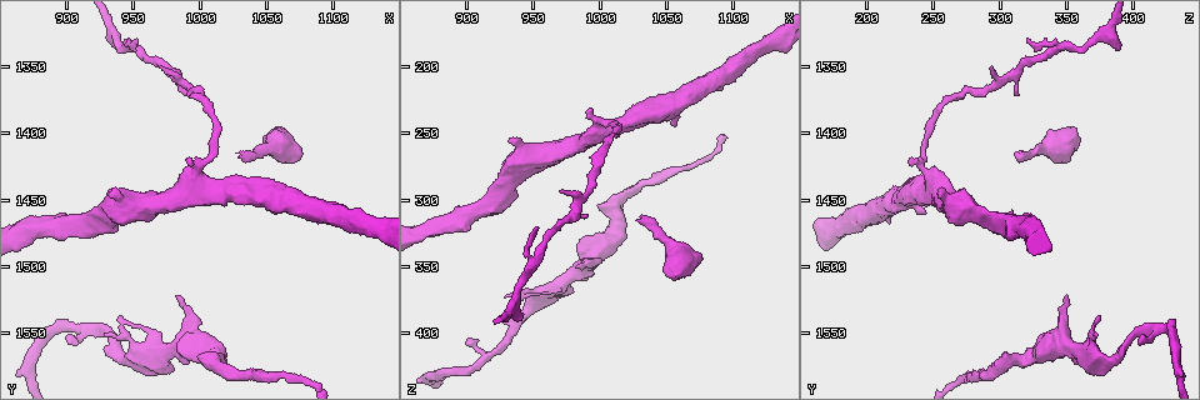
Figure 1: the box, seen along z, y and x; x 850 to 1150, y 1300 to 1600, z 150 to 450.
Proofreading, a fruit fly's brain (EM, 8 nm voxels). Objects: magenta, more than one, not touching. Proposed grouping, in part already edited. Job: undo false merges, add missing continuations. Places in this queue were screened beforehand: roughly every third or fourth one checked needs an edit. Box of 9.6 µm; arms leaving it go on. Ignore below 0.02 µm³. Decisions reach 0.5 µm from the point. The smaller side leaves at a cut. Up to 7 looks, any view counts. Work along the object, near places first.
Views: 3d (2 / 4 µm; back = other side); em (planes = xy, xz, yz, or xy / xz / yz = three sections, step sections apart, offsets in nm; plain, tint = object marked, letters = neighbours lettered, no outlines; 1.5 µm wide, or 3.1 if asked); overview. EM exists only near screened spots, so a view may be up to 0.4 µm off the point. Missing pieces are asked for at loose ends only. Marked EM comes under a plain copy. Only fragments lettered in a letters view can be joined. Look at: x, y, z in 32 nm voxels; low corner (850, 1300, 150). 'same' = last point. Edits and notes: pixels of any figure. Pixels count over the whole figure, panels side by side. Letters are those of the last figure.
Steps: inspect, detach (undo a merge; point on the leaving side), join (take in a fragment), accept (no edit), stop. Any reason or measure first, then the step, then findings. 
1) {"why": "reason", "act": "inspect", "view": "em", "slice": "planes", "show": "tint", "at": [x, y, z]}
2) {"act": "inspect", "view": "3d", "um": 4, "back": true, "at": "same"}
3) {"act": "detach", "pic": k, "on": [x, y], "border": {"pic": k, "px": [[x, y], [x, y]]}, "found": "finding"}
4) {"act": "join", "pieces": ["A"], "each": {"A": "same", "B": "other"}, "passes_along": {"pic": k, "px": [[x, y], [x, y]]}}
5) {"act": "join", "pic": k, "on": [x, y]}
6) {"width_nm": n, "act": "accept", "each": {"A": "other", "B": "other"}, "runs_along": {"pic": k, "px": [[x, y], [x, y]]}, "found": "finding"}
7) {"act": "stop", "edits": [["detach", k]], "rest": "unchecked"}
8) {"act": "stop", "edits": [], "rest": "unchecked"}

{"why": "an open end", "act": "inspect", "view": "em", "slice": "planes", "show": "letters", "at": [902, 1558, 404]}

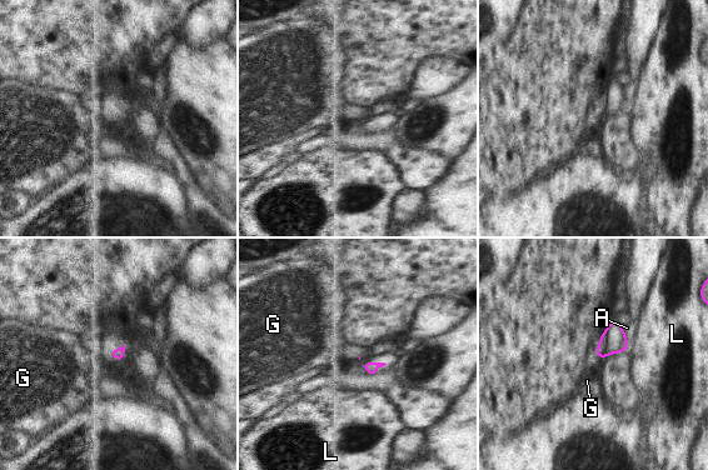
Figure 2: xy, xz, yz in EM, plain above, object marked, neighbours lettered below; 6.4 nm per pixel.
{"act": "accept", "each": {"A": "other", "G": "other", "L": "other"}, "border": {"pic": 2, "px": [[111, 351], [114, 356]]}, "found": "no lettered fragment goes on from it"}

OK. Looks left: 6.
{"why": "free end", "act": "inspect", "view": "em", "slice": "planes", "show": "letters", "at": [1032, 1412, 318]}

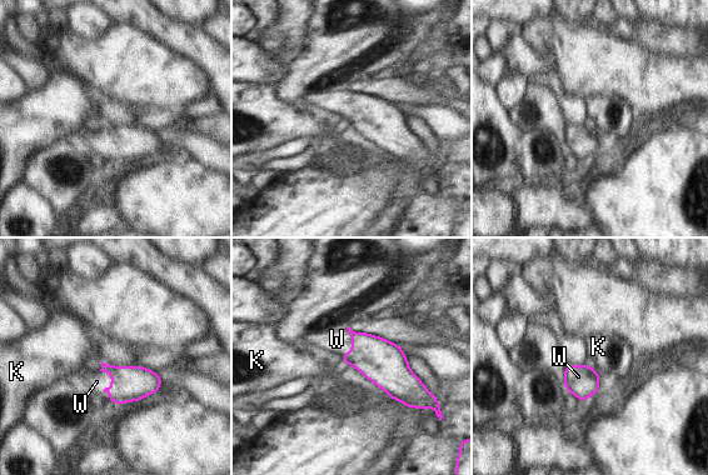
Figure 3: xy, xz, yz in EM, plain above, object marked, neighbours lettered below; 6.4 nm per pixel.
{"longest_contact_nm": ["W", 190], "act": "join", "pieces": ["W"], "each": {"K": "other", "W": "same"}, "passes_along": {"pic": 3, "px": [[129, 383], [113, 384], [96, 381]]}, "found": "the cell continues"}

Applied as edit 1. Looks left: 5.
{"act": "inspect", "view": "overview"}

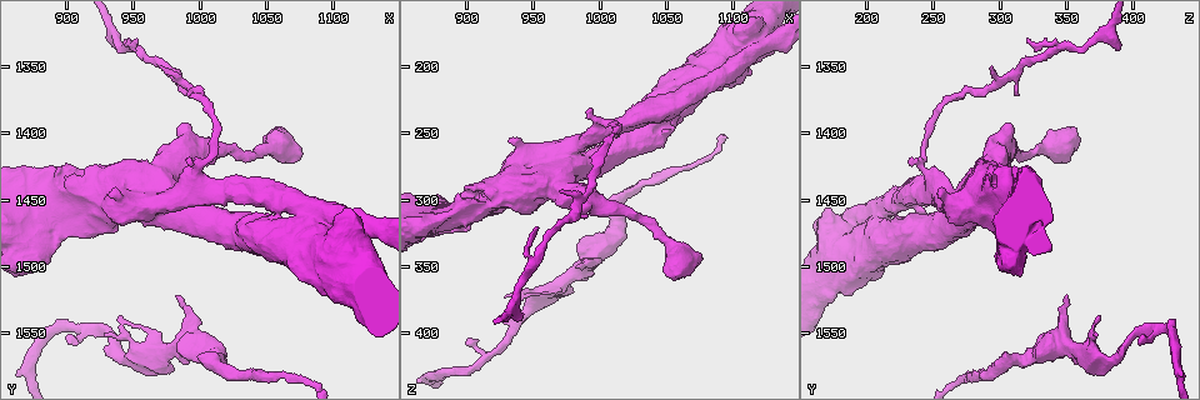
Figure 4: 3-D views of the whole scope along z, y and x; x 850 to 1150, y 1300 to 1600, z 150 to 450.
{"why": "arms part here", "act": "inspect", "view": "em", "slice": "xz", "step": 4, "show": "tint", "at": [938, 1324, 376]}

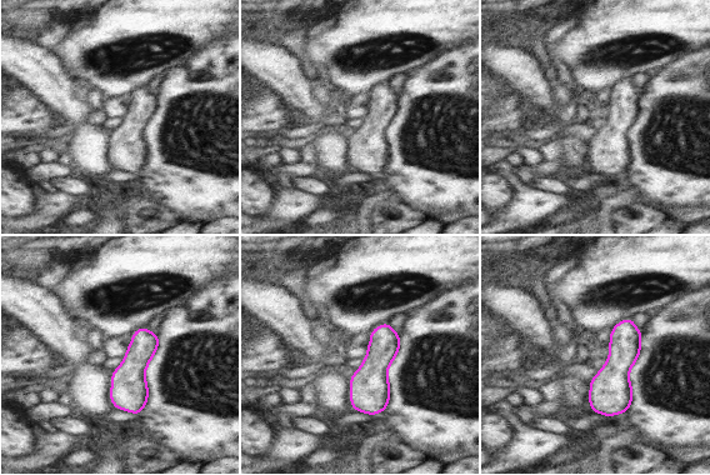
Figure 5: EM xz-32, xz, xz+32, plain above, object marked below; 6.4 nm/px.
{"act": "inspect", "view": "em", "slice": "planes", "show": "letters", "at": "same"}

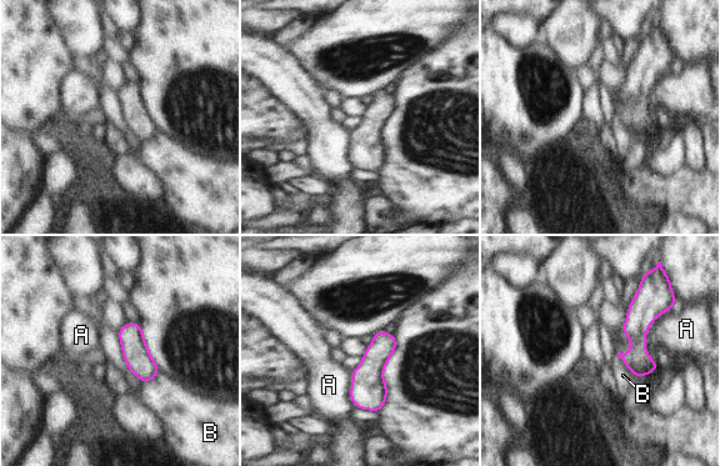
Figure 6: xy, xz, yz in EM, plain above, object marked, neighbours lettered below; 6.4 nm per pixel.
{"act": "accept", "each": {"A": "other", "B": "other"}, "border": {"pic": 6, "px": [[616, 354], [634, 375]]}, "found": "continuous, no second cell"}

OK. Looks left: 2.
{"act": "stop", "edits": [["join", 3]], "rest": "unchecked"}

